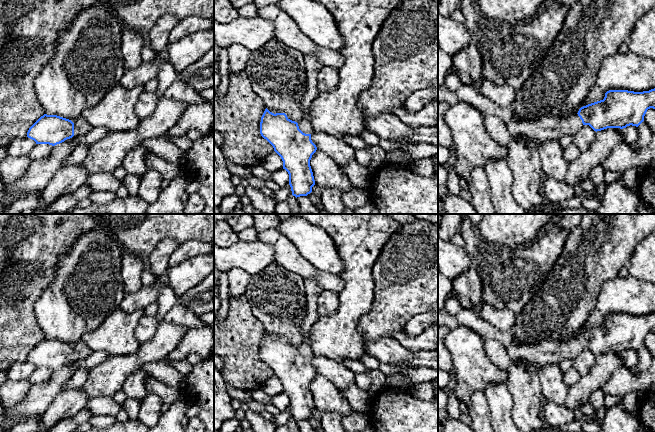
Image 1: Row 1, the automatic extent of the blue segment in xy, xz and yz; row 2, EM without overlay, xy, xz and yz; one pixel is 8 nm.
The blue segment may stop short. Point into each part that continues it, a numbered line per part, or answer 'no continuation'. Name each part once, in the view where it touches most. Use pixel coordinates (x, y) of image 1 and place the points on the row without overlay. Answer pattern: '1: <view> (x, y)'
1: xz (312, 288)

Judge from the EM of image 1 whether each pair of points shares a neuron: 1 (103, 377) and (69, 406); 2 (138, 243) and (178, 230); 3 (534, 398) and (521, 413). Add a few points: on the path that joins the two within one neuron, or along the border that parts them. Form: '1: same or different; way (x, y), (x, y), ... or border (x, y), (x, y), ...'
1: different; border (81, 387), (88, 399)
2: same; way (148, 233), (168, 230)
3: same; way (530, 402), (525, 409)

